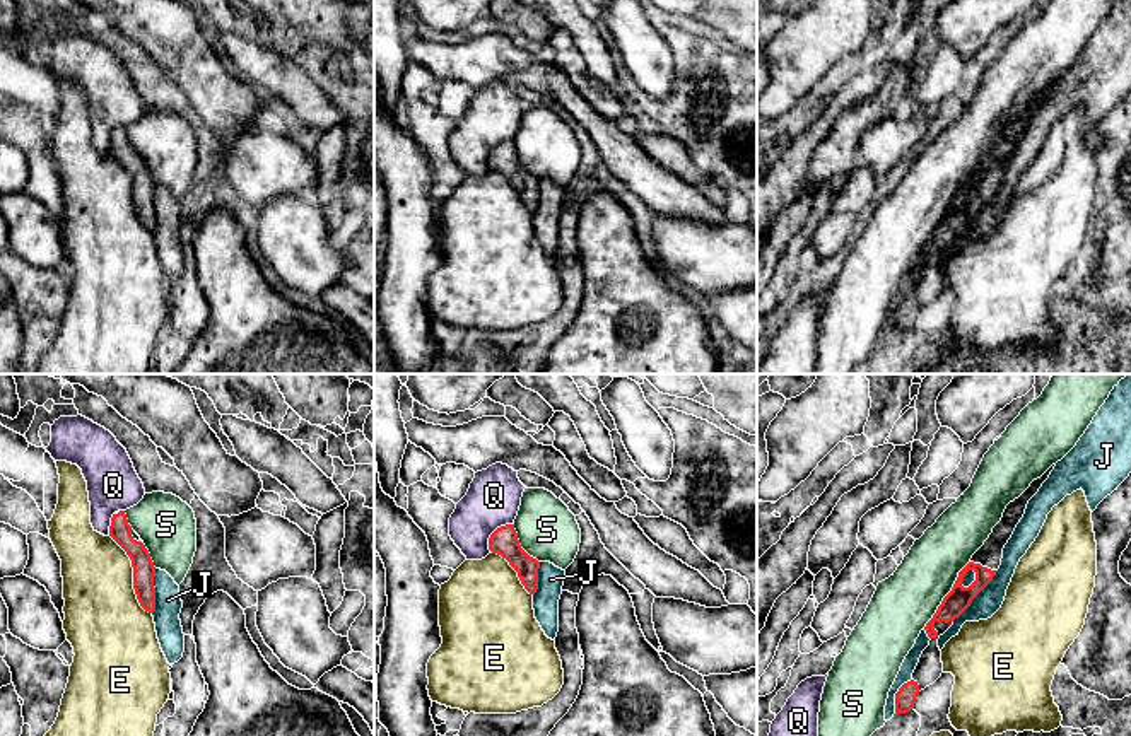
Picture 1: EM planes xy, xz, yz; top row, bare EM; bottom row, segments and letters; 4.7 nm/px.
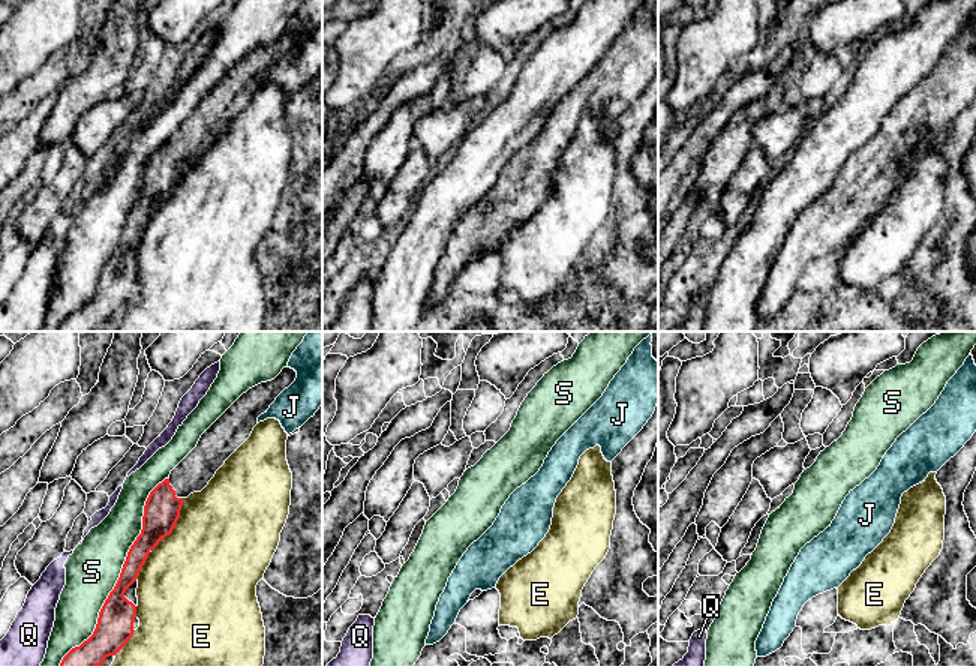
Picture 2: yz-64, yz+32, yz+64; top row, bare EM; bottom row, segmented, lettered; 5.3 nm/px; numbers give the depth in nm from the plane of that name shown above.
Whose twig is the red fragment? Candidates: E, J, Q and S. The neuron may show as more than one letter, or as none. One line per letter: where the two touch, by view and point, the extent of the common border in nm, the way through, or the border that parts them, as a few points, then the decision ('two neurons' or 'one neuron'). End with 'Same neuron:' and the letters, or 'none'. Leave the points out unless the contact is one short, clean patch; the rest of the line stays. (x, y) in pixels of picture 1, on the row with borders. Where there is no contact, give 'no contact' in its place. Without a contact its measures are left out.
E: meets red in xy at (134, 576); contact 420 nm long; two neurons
J: meets red in yz at (976, 595); contact 320 nm long; two neurons
Q: meets red in xz at (492, 533); contact 170 nm long; two neurons
S: meets red in yz at (947, 595); contact 380 nm long; two neurons
Same neuron: none

